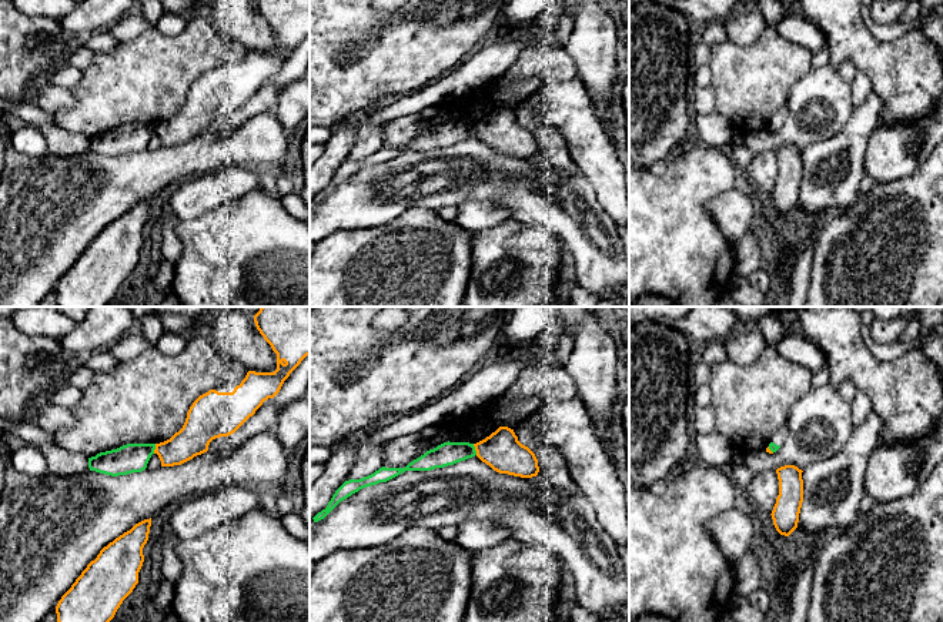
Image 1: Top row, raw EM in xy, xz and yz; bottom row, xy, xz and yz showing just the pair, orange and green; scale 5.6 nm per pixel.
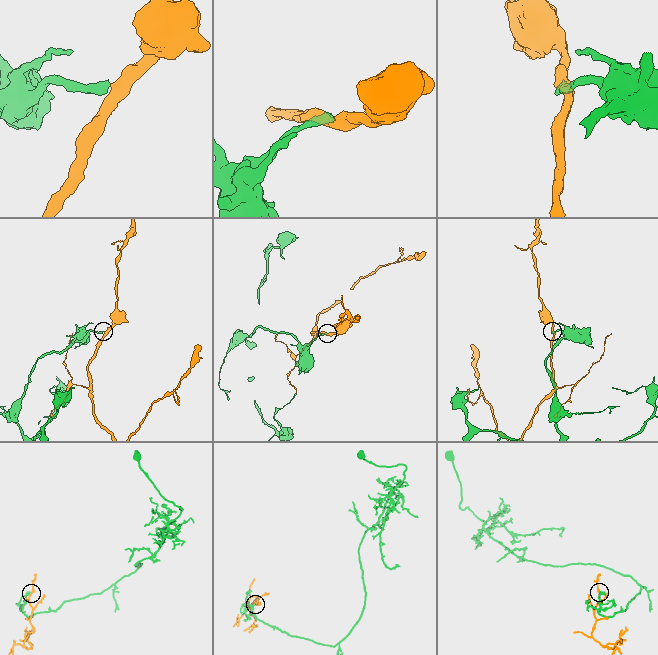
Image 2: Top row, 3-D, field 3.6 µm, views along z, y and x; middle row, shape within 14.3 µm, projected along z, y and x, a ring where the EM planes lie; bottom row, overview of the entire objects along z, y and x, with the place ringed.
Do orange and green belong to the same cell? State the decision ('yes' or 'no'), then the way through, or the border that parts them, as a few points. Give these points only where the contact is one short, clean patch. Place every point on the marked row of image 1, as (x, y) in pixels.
no; border along xz (472, 444), (477, 454)

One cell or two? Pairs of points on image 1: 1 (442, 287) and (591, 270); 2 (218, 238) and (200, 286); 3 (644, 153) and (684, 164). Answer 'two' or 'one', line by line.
1: two
2: one
3: two

